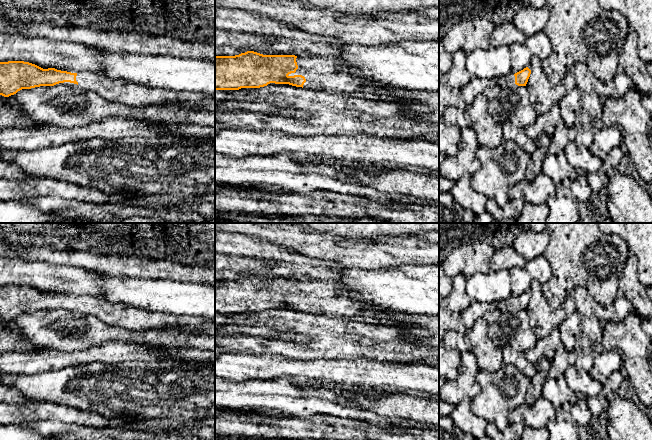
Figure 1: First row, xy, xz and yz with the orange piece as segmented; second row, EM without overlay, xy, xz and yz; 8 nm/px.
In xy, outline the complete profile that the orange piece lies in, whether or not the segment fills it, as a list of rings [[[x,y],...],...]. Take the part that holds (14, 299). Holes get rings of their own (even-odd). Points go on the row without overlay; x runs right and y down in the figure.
[[[8,285],[8,286],[0,286],[0,319],[4,320],[4,321],[9,321],[11,319],[16,318],[18,315],[22,314],[22,313],[31,313],[31,312],[35,312],[35,311],[40,311],[40,310],[54,310],[56,308],[59,307],[64,307],[64,306],[70,306],[70,307],[74,307],[77,308],[87,314],[94,314],[97,318],[99,318],[100,320],[104,321],[105,323],[107,323],[108,325],[112,325],[112,326],[116,326],[116,327],[122,327],[124,329],[129,329],[129,330],[133,330],[133,331],[146,331],[146,330],[178,330],[178,329],[184,329],[185,327],[190,327],[193,329],[197,329],[201,324],[203,324],[204,322],[207,321],[215,321],[215,320],[207,320],[203,317],[195,317],[195,316],[187,316],[187,315],[173,315],[173,314],[169,314],[169,313],[164,313],[164,312],[160,312],[160,311],[151,311],[151,310],[146,310],[146,309],[139,309],[139,308],[135,308],[126,304],[122,304],[122,303],[110,303],[109,301],[101,298],[101,297],[95,297],[95,296],[80,296],[80,297],[71,297],[71,296],[67,296],[67,295],[61,295],[61,294],[57,294],[55,292],[48,292],[48,293],[43,293],[35,288],[29,287],[29,286],[24,286],[24,285]]]

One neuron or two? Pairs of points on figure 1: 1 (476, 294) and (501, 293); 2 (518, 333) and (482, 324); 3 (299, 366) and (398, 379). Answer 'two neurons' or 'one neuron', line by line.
1: one neuron
2: two neurons
3: one neuron

